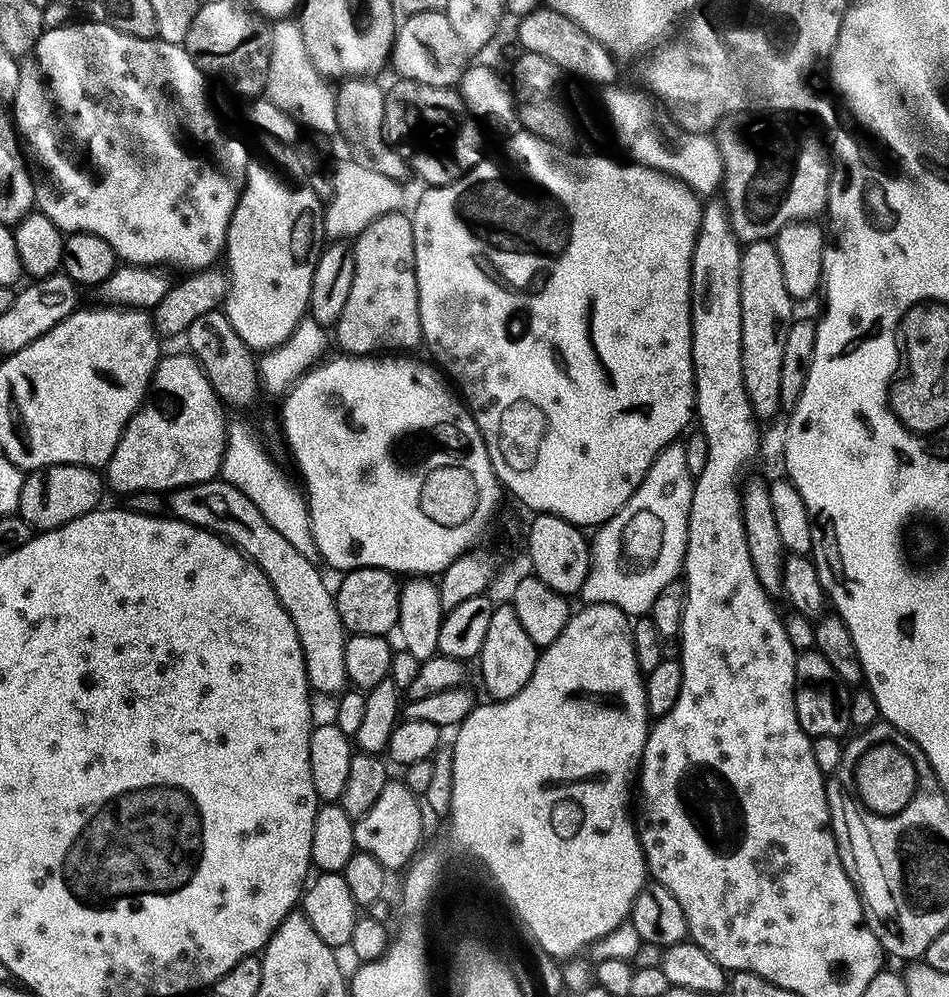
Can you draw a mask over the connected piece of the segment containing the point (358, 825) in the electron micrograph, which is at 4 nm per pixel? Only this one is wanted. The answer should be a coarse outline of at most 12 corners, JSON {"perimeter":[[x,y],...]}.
{"perimeter":[[389,779],[354,823],[357,849],[389,870],[424,836],[421,797]]}

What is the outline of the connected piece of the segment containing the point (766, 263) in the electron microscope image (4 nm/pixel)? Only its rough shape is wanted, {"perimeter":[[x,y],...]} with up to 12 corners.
{"perimeter":[[776,245],[740,253],[740,354],[757,417],[782,408],[794,301]]}

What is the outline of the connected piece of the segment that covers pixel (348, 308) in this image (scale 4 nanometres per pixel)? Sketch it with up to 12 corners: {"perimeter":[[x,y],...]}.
{"perimeter":[[382,213],[351,244],[334,325],[350,356],[419,349],[411,219]]}

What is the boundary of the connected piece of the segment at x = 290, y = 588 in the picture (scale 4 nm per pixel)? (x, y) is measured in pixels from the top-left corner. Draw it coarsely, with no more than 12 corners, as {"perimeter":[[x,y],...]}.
{"perimeter":[[223,478],[173,488],[175,519],[223,536],[294,622],[309,689],[343,693],[333,589]]}

